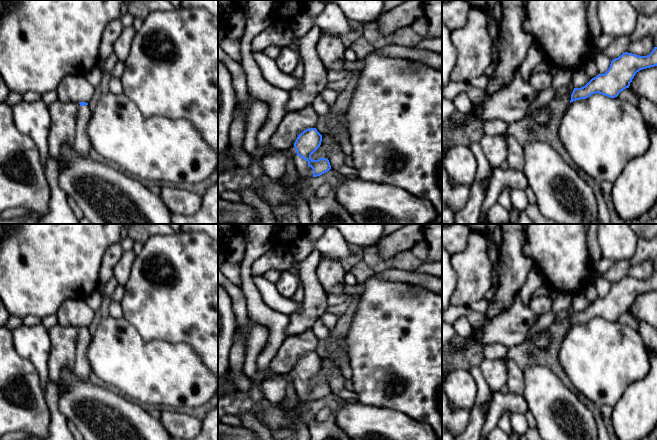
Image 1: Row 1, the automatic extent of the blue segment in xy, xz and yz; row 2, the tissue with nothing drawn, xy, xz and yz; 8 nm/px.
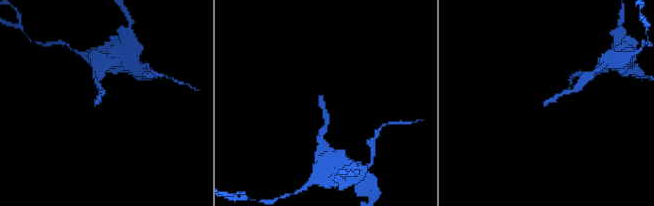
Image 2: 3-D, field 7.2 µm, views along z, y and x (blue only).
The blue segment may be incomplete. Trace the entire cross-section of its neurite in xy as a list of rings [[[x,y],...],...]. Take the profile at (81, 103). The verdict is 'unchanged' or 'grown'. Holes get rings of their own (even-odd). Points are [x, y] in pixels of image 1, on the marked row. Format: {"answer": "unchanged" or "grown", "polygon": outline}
{"answer": "grown", "polygon": [[[56,100],[48,105],[51,126],[48,136],[50,155],[62,162],[62,150],[69,148],[80,157],[90,155],[91,145],[86,126],[92,111],[86,102],[62,102]]]}

